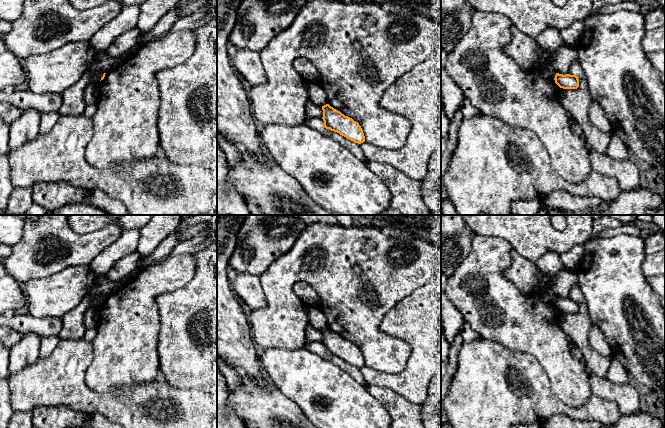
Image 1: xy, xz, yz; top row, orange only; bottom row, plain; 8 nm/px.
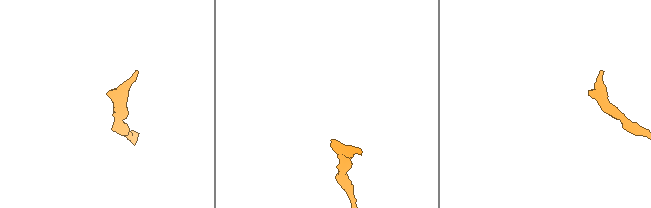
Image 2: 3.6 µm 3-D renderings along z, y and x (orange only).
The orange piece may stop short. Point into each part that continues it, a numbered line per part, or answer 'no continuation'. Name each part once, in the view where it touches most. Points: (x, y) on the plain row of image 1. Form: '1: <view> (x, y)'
no continuation

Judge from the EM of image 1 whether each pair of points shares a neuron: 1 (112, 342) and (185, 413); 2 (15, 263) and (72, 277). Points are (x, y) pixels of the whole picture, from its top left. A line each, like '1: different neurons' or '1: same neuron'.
1: same neuron
2: same neuron

